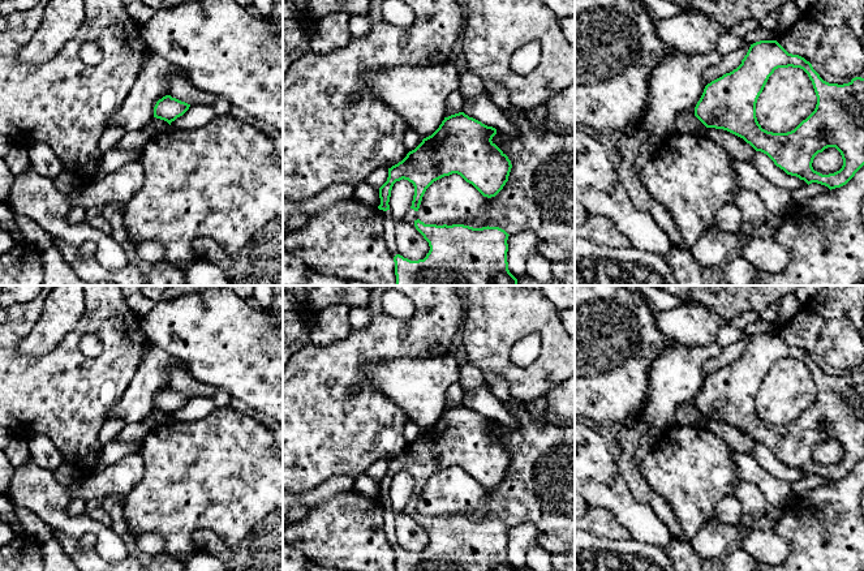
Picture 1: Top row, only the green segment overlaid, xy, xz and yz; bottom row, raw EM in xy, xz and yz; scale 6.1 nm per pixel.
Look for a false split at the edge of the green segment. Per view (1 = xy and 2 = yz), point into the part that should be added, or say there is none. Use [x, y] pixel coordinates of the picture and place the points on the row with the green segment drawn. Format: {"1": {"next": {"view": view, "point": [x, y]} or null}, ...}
{"1": {"next": null}, "2": {"next": null}}

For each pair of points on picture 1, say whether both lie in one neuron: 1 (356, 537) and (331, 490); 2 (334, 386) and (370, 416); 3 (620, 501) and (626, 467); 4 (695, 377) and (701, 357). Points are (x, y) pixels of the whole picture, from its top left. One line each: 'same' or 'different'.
1: different
2: same
3: different
4: same

